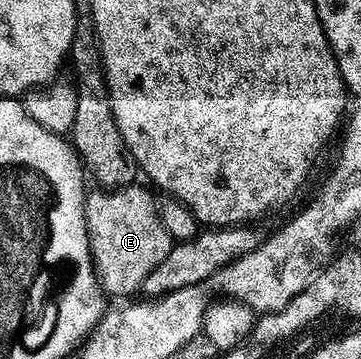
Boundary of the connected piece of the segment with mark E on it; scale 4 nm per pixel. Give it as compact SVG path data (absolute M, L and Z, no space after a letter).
M141 186L115 190L89 191L84 213L88 223L88 245L92 247L92 263L100 277L101 287L109 297L139 293L146 274L170 254L172 235L162 224L158 200Z

